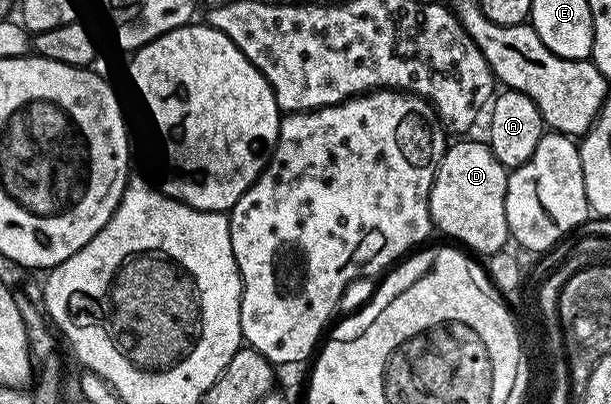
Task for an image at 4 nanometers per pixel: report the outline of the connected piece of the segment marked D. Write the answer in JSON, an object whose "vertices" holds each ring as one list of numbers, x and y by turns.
{"vertices":[[457,140,454,146,452,143,441,157,429,193,429,215,433,217,434,227,454,238,457,241,454,243,470,251,478,250,473,252,481,256,496,254,506,249,511,238,505,211,509,174,505,165,493,155,488,141,461,141,465,140]]}

